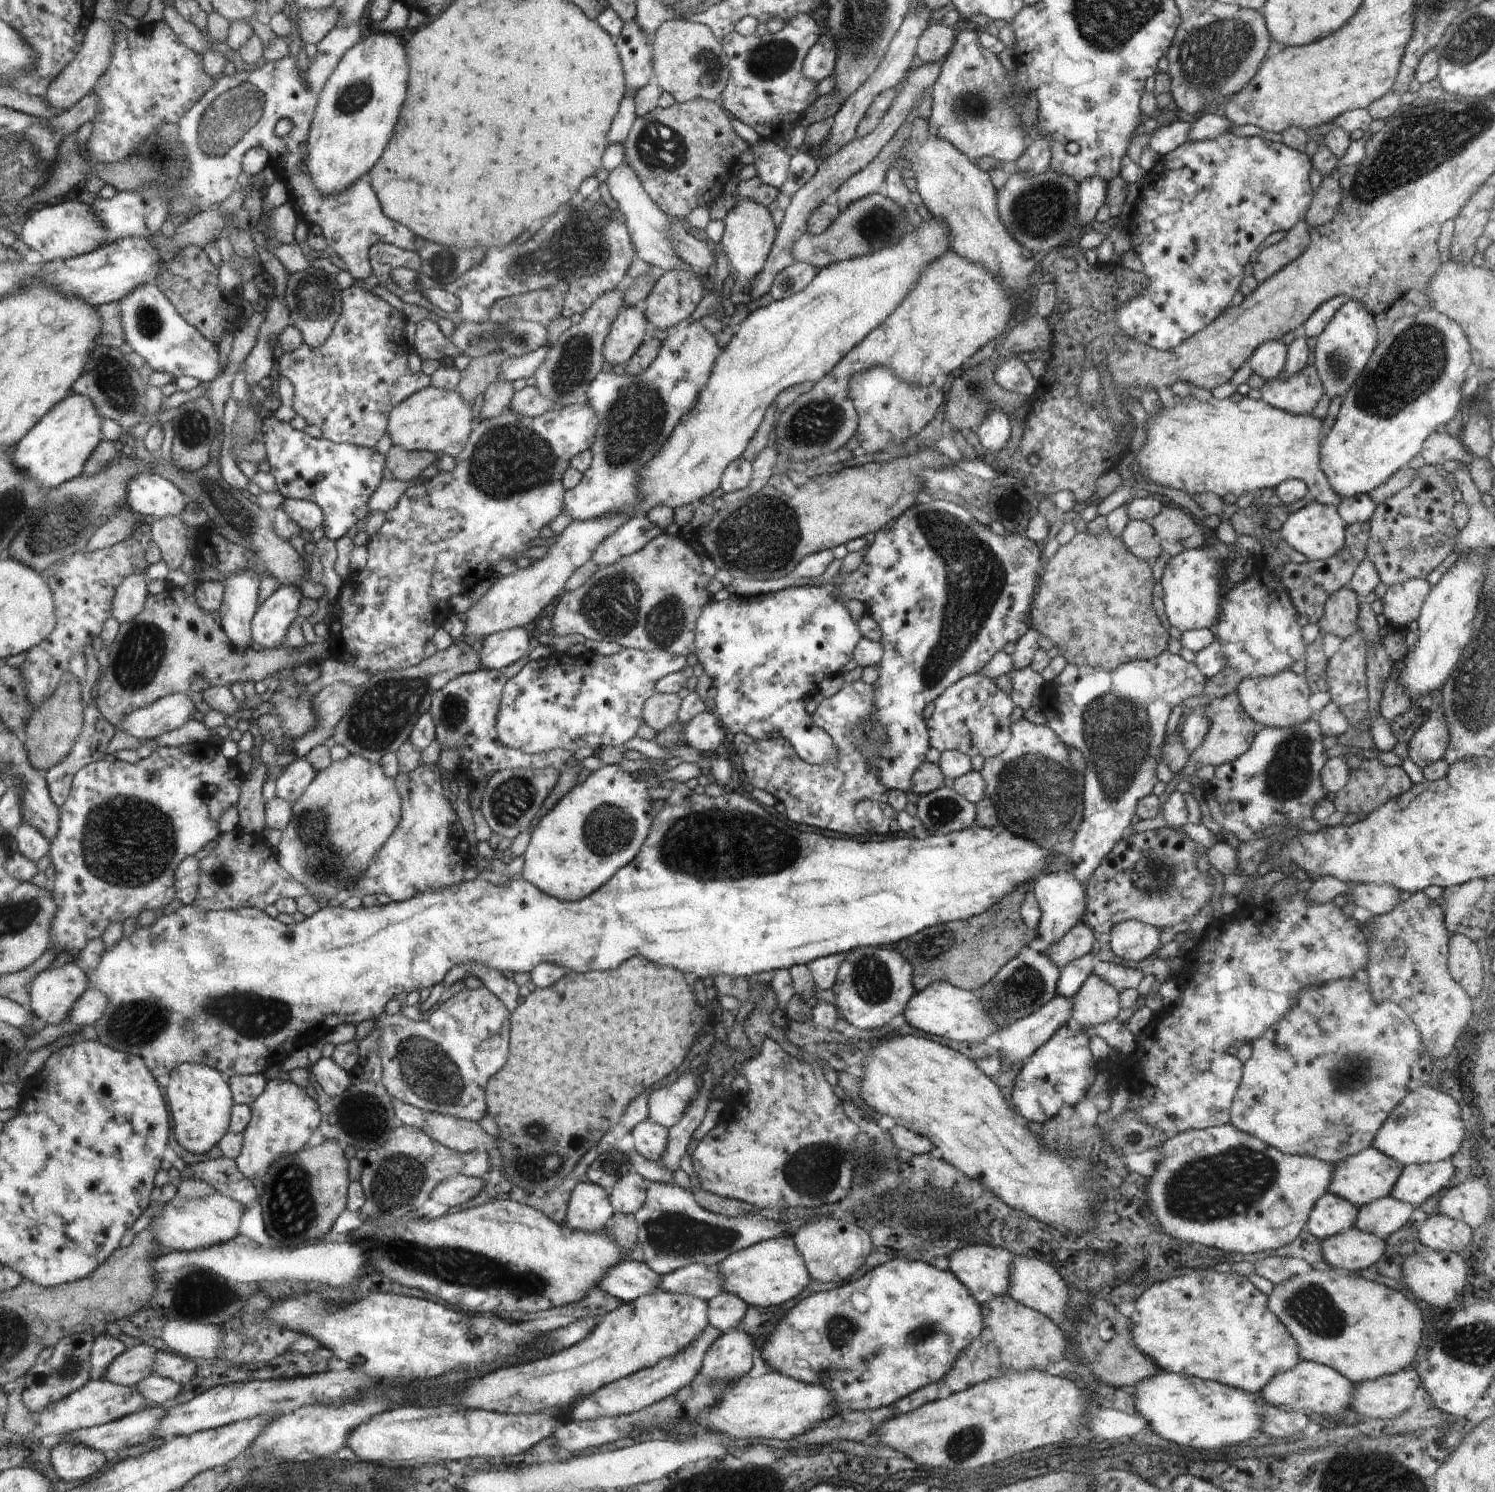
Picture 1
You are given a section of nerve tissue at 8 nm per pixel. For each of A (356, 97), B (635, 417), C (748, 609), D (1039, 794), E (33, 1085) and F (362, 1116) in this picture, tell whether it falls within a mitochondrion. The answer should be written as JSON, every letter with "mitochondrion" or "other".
{"A":"mitochondrion","B":"mitochondrion","C":"other","D":"mitochondrion","E":"other","F":"mitochondrion"}

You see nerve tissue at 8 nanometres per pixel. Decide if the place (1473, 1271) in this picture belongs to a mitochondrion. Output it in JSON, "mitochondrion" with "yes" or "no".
{"mitochondrion":"no"}

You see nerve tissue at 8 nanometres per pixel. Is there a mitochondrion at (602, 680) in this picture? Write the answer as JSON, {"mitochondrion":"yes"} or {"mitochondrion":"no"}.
{"mitochondrion":"no"}

